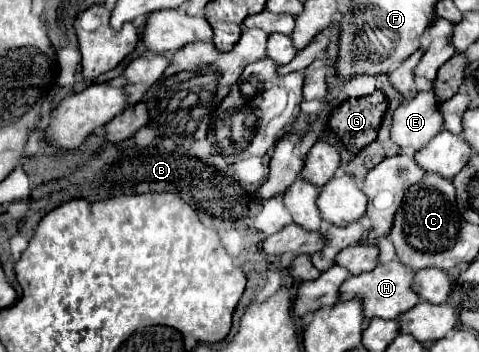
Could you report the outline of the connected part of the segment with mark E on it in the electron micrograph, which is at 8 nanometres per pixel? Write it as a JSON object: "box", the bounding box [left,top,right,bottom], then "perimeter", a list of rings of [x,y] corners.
{"box":[390,91,442,151],"perimeter":[[[422,91],[394,111],[390,137],[398,147],[410,147],[414,151],[426,147],[430,139],[442,131],[442,115],[438,113],[438,101],[434,91]]]}

